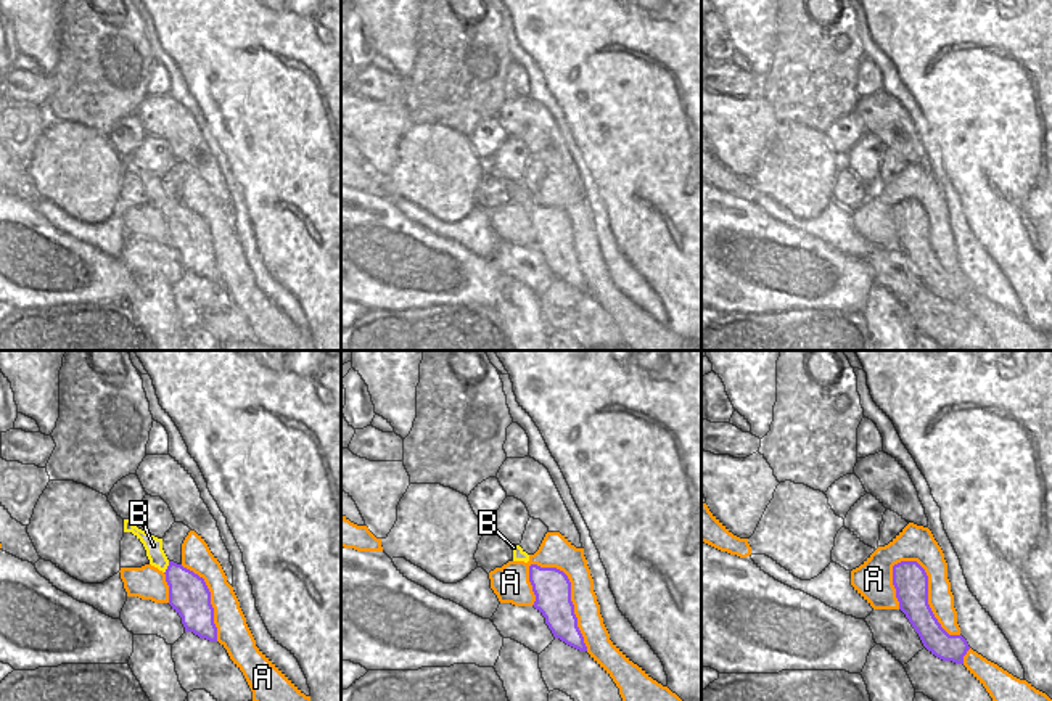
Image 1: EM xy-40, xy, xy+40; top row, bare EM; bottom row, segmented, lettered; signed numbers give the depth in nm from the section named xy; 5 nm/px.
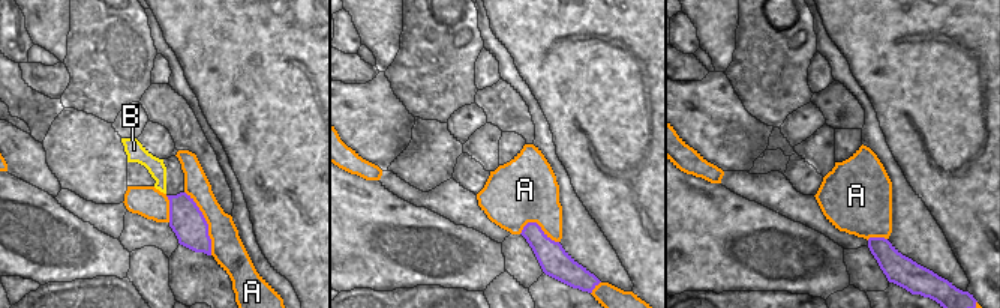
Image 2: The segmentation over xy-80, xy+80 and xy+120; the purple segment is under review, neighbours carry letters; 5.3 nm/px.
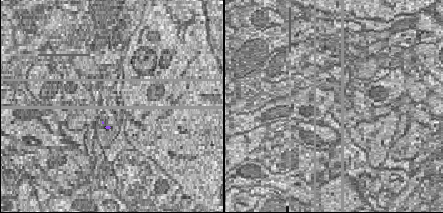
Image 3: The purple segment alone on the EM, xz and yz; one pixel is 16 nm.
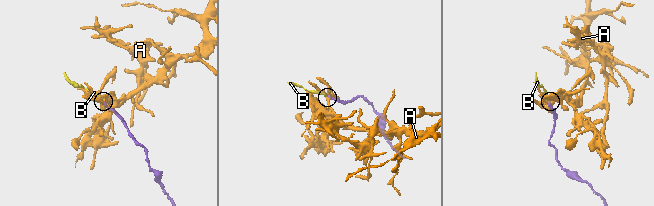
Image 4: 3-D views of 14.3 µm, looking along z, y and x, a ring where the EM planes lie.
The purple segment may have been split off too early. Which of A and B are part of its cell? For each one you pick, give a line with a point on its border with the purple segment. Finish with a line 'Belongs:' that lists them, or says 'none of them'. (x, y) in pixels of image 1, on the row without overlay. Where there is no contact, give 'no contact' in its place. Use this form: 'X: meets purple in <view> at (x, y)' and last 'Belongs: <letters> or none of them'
B: meets purple in xy-40 at (168, 208)
Belongs: B

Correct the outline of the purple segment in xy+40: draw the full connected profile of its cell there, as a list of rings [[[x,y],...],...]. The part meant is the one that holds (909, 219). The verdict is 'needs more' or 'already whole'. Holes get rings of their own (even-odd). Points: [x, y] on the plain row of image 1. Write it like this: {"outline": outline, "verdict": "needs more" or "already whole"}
{"outline": [[[901,201],[893,206],[893,225],[899,249],[906,254],[923,286],[943,301],[964,304],[970,289],[962,275],[949,275],[928,244],[928,215],[917,201]]], "verdict": "already whole"}

